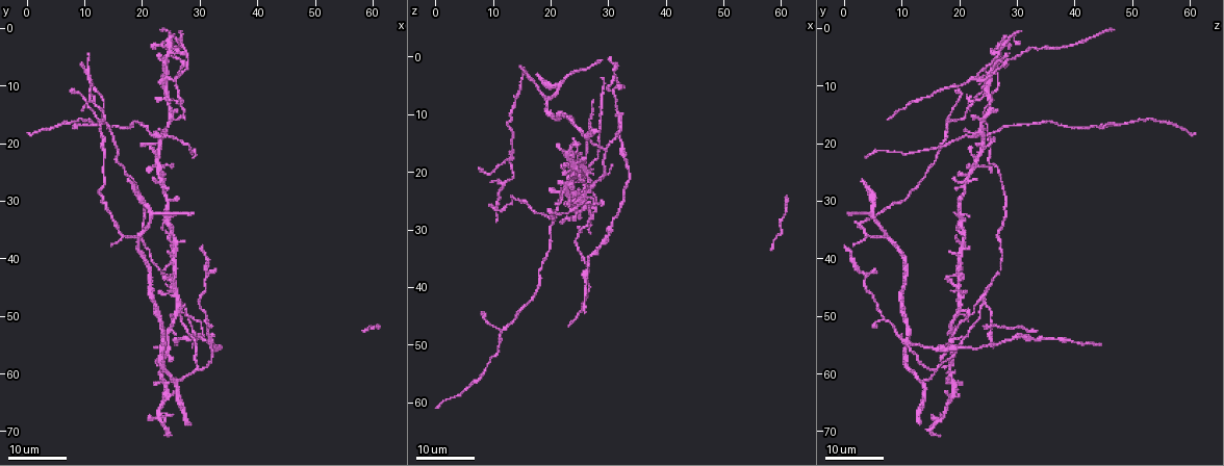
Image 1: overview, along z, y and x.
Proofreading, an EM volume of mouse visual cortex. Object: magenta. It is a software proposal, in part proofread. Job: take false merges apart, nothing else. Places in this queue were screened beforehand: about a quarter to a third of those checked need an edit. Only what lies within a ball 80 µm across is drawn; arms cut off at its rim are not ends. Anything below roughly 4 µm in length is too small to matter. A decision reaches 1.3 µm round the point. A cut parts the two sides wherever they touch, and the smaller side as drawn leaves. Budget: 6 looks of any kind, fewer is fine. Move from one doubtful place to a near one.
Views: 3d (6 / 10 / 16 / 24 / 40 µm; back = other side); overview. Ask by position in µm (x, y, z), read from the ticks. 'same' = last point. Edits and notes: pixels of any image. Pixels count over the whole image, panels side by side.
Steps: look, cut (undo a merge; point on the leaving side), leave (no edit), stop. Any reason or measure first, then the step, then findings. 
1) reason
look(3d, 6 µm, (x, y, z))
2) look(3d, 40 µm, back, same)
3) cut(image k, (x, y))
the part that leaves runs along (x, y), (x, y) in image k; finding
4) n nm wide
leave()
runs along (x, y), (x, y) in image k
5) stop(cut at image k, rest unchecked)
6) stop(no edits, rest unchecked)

thin arm on a thick one
look(3d, 16 µm, (26.0, 8.5, 22.5))

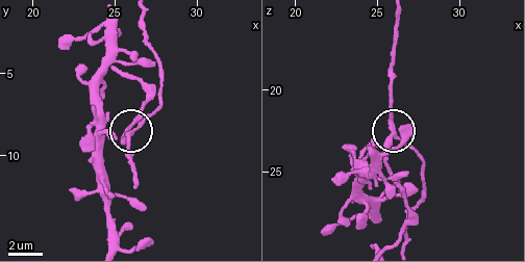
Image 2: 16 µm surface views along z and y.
look(3d, 6 µm, (25.8, 8.7, 22.6))

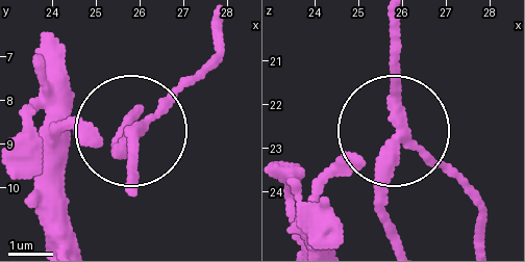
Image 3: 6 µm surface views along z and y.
side arm 11 µm
leave()
all the same neuron

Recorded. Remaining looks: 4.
four-way junction
look(3d, 16 µm, (24.0, 18.5, 21.5))

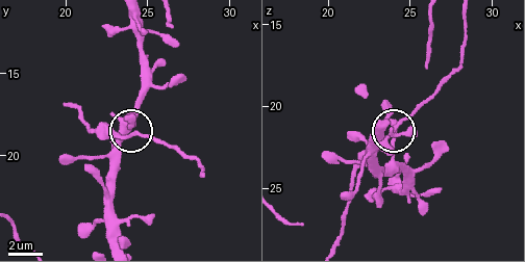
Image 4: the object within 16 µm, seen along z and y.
zoom in
look(3d, 6 µm, (24.1, 18.8, 21.3))

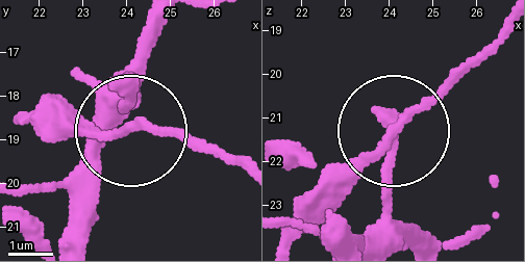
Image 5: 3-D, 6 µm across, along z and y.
side arm 21 µm; 4 arms
leave()
continuous, no second neuron

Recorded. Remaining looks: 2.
looks like a crossing
look(3d, 24 µm, (11.5, 13.0, 22.0))

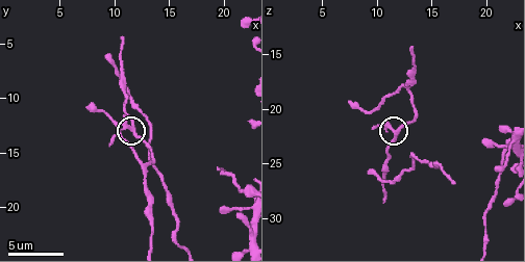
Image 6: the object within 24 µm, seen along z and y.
zoom in
look(3d, 6 µm, (11.6, 13.0, 22.0))

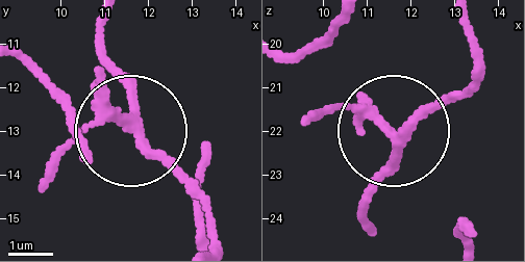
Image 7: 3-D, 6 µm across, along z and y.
230 nm wide
leave()
runs along (476, 64), (465, 90), (390, 124), (345, 109), (304, 116) in image 7; continuous, no second neuron

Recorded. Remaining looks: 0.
stop(no edits, rest unchecked)

